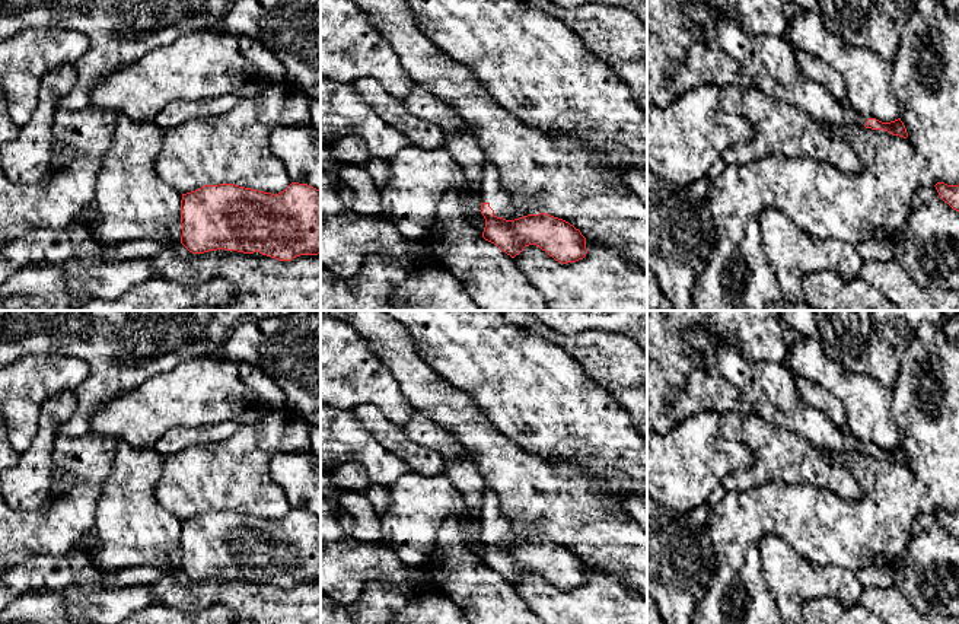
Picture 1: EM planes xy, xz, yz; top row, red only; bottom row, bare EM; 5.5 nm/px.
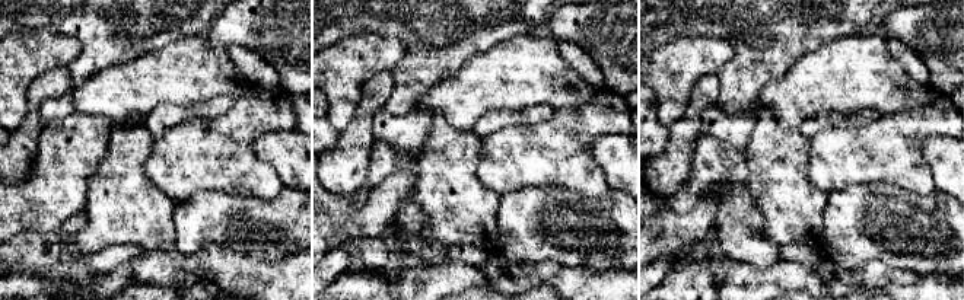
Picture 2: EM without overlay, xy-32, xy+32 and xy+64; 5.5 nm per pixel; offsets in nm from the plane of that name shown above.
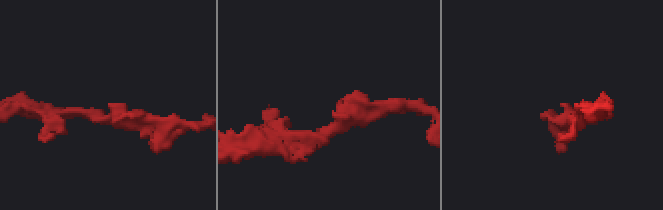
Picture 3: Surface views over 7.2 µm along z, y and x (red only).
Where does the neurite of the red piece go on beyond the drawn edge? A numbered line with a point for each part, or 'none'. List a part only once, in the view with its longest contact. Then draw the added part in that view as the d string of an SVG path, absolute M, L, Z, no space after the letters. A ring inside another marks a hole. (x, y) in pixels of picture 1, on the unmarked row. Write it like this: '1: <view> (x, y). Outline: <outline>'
1: xz (493, 518). Outline: M488 487L482 491L481 528L488 529L497 544L501 544L513 532L497 493Z

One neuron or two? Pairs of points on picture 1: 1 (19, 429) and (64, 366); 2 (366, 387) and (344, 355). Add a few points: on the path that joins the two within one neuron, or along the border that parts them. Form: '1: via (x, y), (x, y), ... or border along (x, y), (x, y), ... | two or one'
1: via (21, 413), (48, 382) | one
2: via (359, 379), (344, 362) | one

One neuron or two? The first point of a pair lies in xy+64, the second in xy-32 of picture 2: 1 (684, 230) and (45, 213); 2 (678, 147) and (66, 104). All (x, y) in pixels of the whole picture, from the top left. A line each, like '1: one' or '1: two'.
1: one
2: two

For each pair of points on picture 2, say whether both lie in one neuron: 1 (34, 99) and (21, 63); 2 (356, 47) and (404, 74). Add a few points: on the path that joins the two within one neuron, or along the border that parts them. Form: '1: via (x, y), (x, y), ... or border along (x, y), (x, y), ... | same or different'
1: border along (59, 67), (32, 80), (22, 120) | different
2: border along (381, 35), (398, 38), (406, 47), (391, 72) | different

